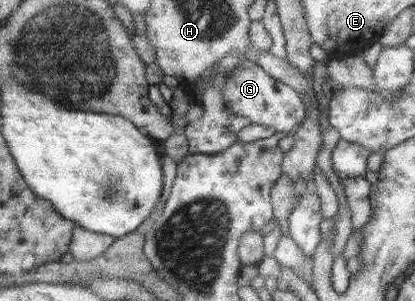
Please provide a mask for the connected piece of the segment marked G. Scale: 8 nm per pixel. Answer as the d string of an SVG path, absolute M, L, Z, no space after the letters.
M239 57L238 62L235 66L235 68L230 72L233 73L233 76L227 77L227 81L225 81L225 87L223 87L223 96L227 98L227 102L229 102L229 106L226 106L226 104L223 104L225 107L230 107L233 112L235 112L237 115L241 115L243 117L248 117L253 124L261 124L265 126L271 126L271 128L275 128L277 132L289 132L290 134L294 134L298 127L302 125L302 123L305 121L307 108L305 106L305 102L303 102L303 96L301 96L301 93L295 89L295 87L289 86L289 83L285 83L281 81L281 79L273 77L273 75L270 75L268 71L266 71L263 67L260 67L257 63L253 61L249 61L249 59L245 59L244 57Z

